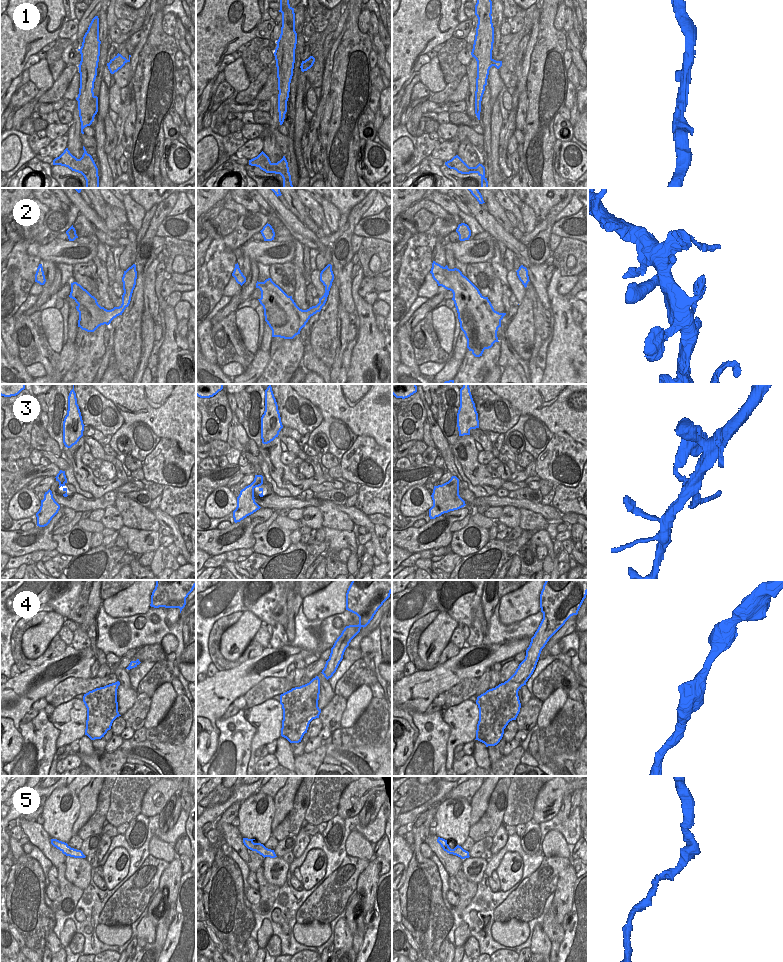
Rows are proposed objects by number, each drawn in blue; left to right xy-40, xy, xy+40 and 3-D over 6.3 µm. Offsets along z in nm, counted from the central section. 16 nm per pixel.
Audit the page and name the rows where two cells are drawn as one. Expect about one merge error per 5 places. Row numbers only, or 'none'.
none

